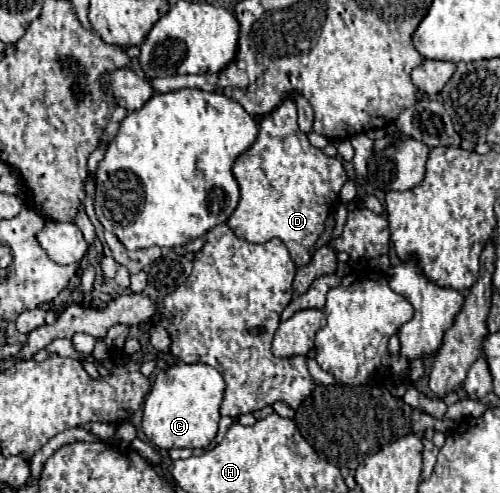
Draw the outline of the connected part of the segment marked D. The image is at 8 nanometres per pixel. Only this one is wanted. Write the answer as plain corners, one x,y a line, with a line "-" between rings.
290,97
260,121
256,141
236,159
232,171
240,185
240,203
228,219
228,227
236,237
250,243
280,239
292,261
298,267
306,265
312,257
310,249
324,231
326,217
348,177
336,157
326,157
312,147
306,133
298,129
296,105

